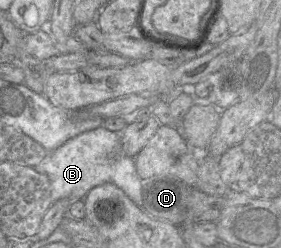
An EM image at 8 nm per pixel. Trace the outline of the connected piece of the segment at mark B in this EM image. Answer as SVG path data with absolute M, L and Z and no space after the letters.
M101 126L84 132L70 139L54 151L48 152L42 162L34 169L49 178L53 203L60 199L83 200L91 189L106 183L112 183L120 188L137 206L141 207L143 201L142 180L136 172L134 159L119 155L119 133L108 131Z

